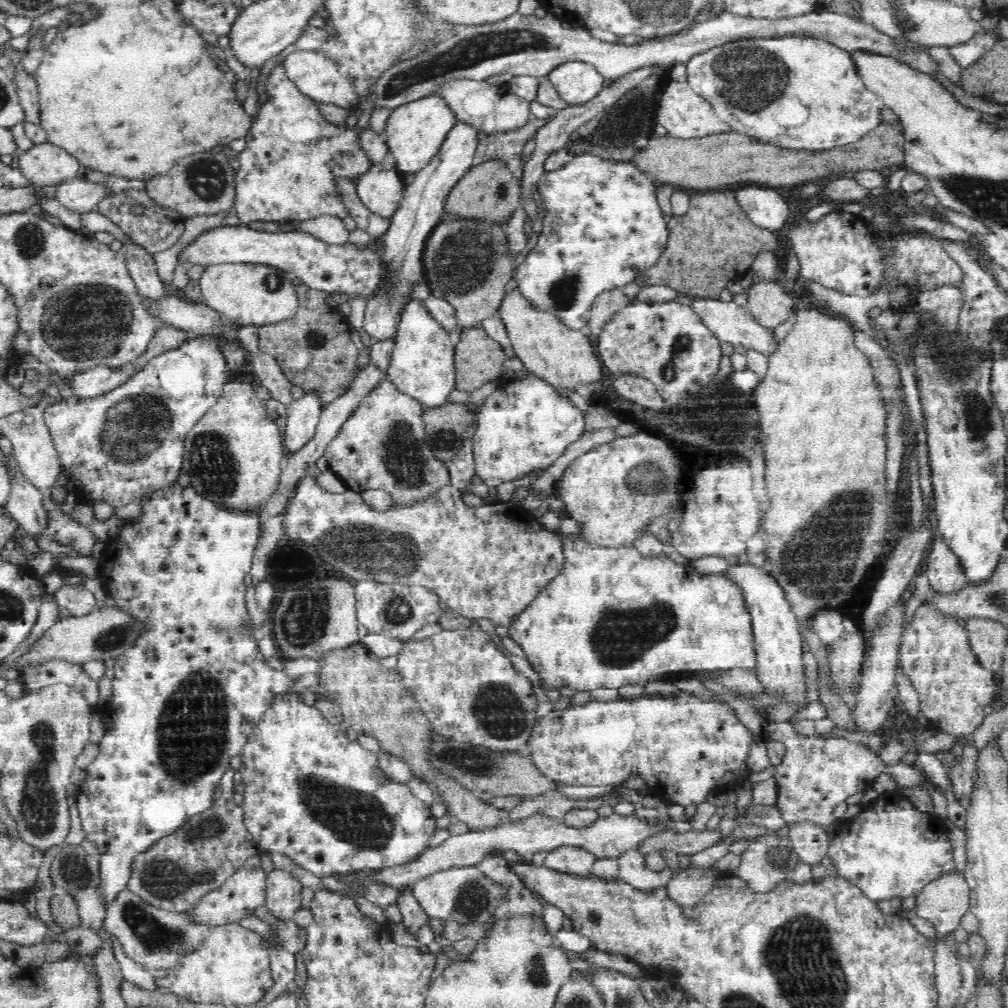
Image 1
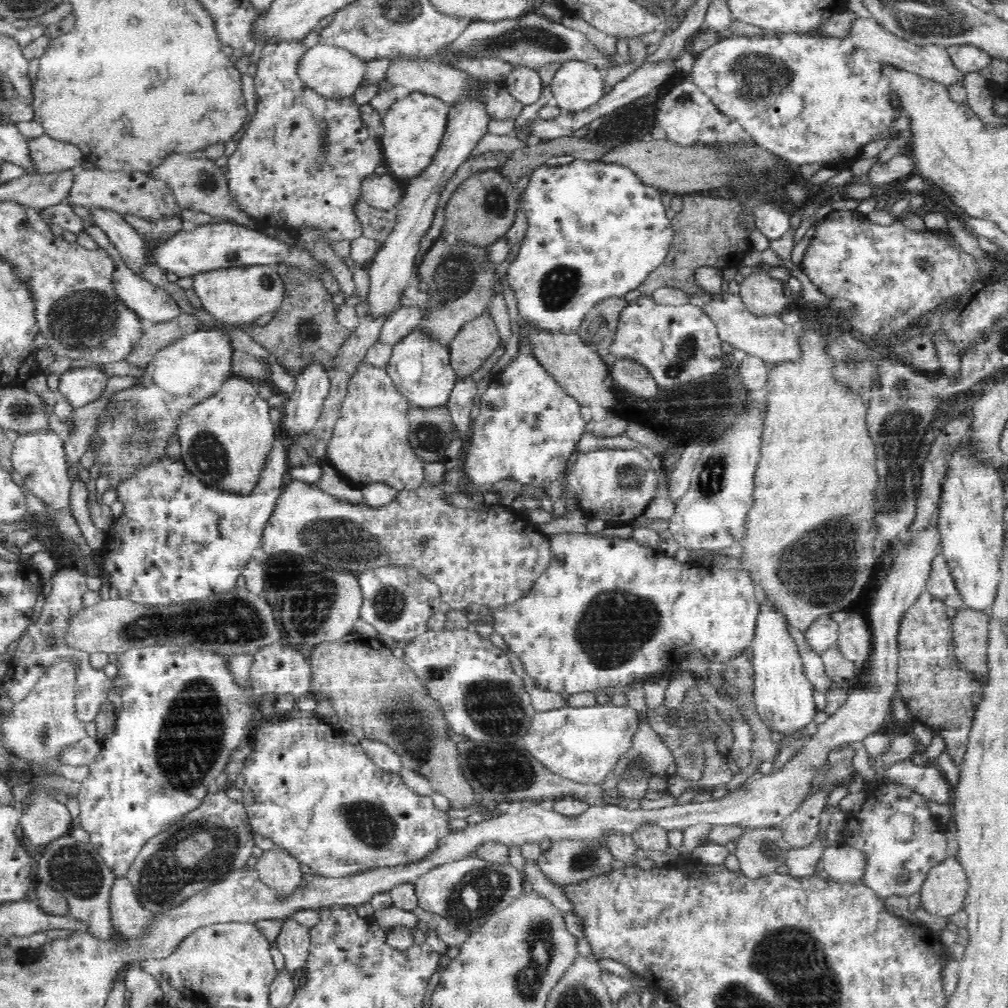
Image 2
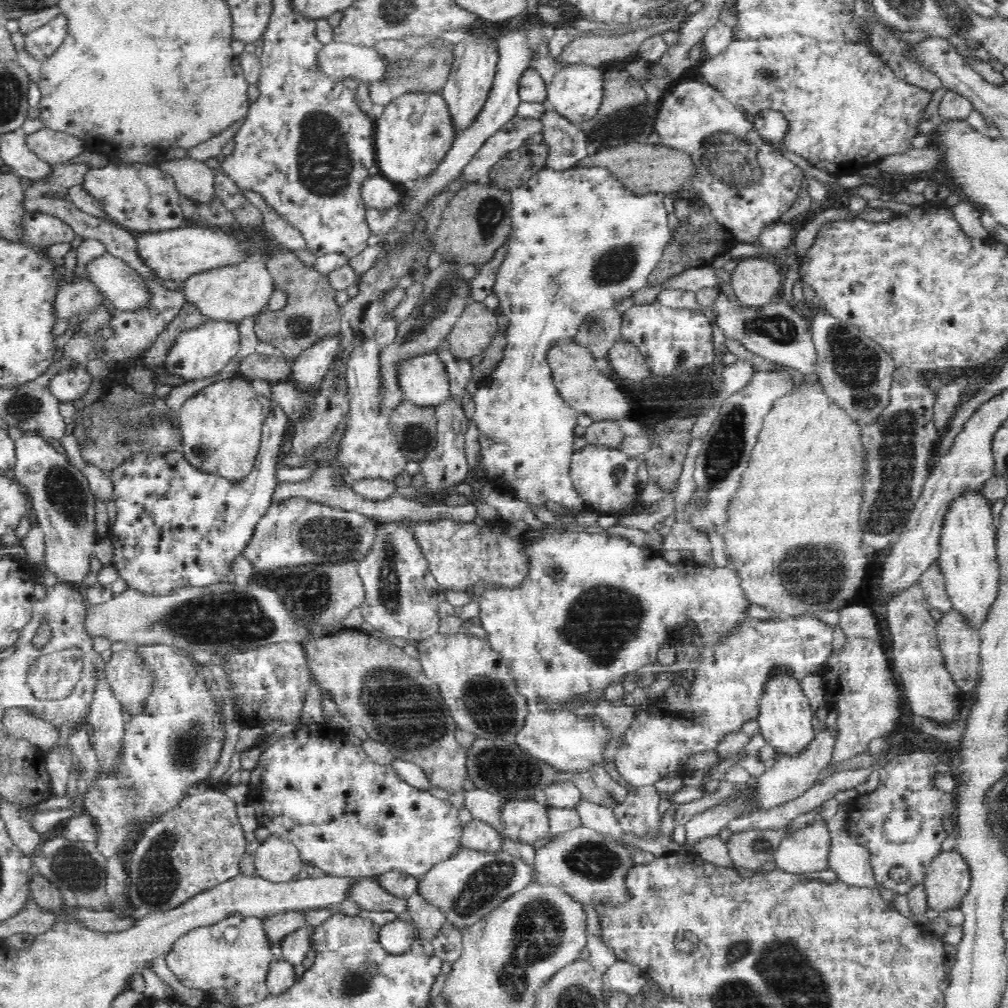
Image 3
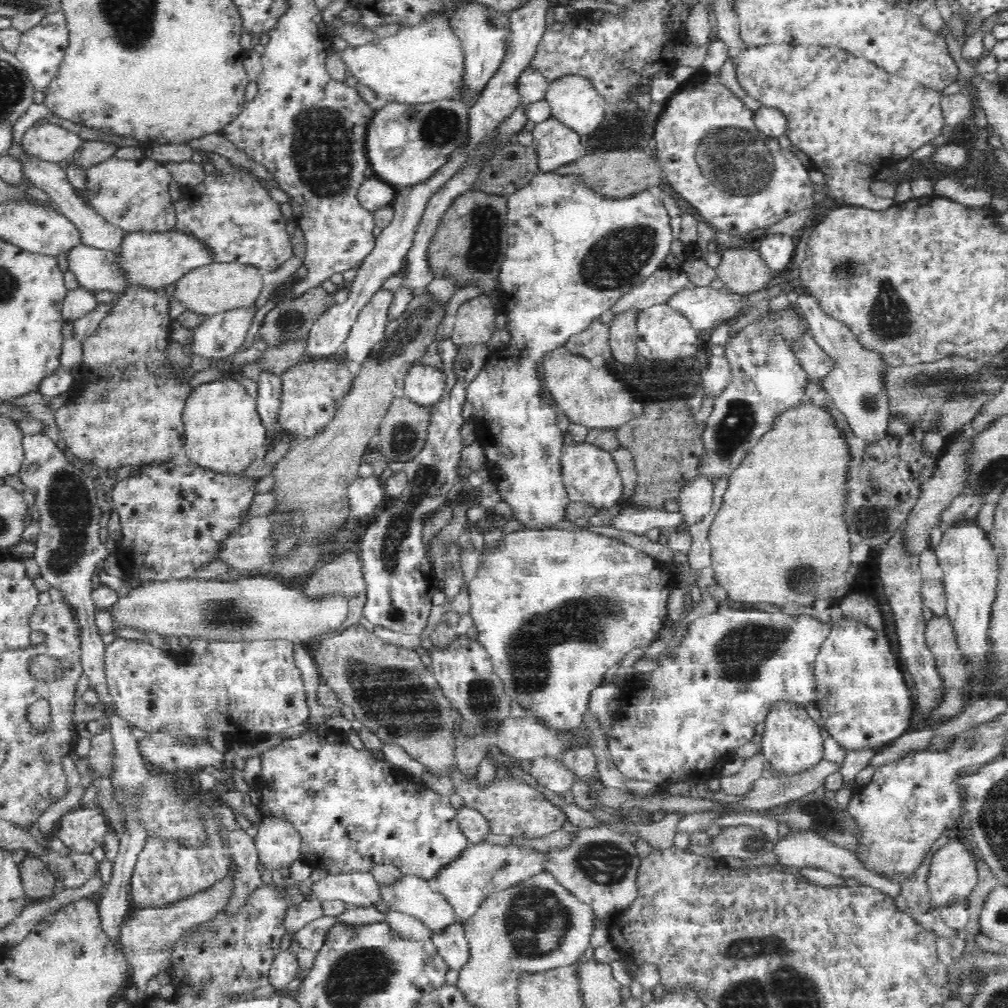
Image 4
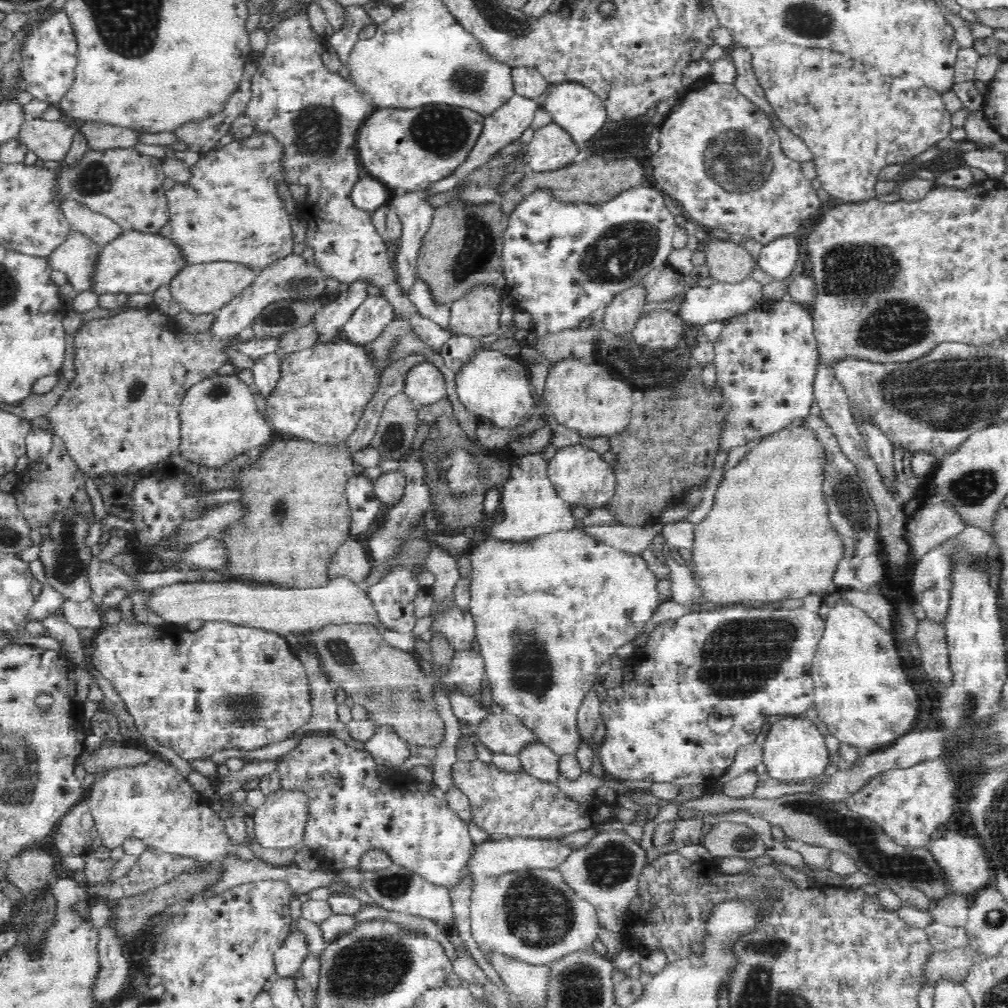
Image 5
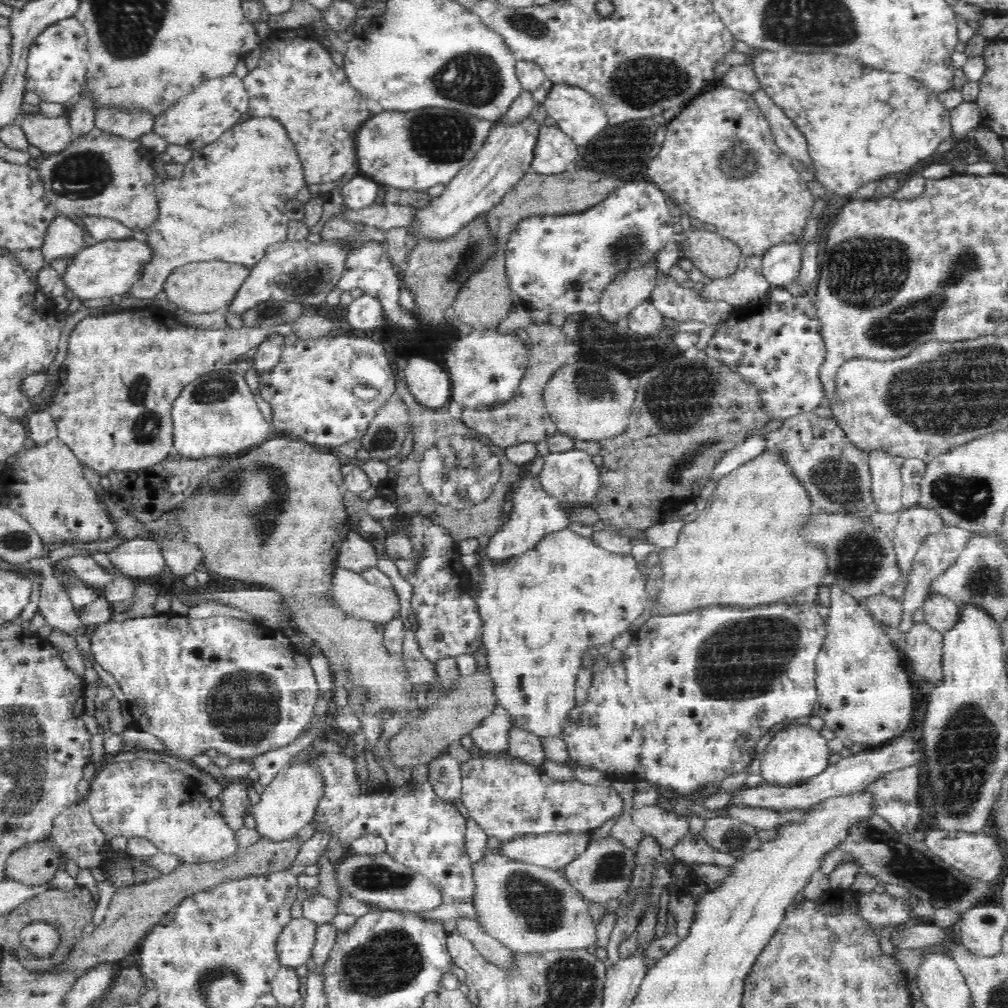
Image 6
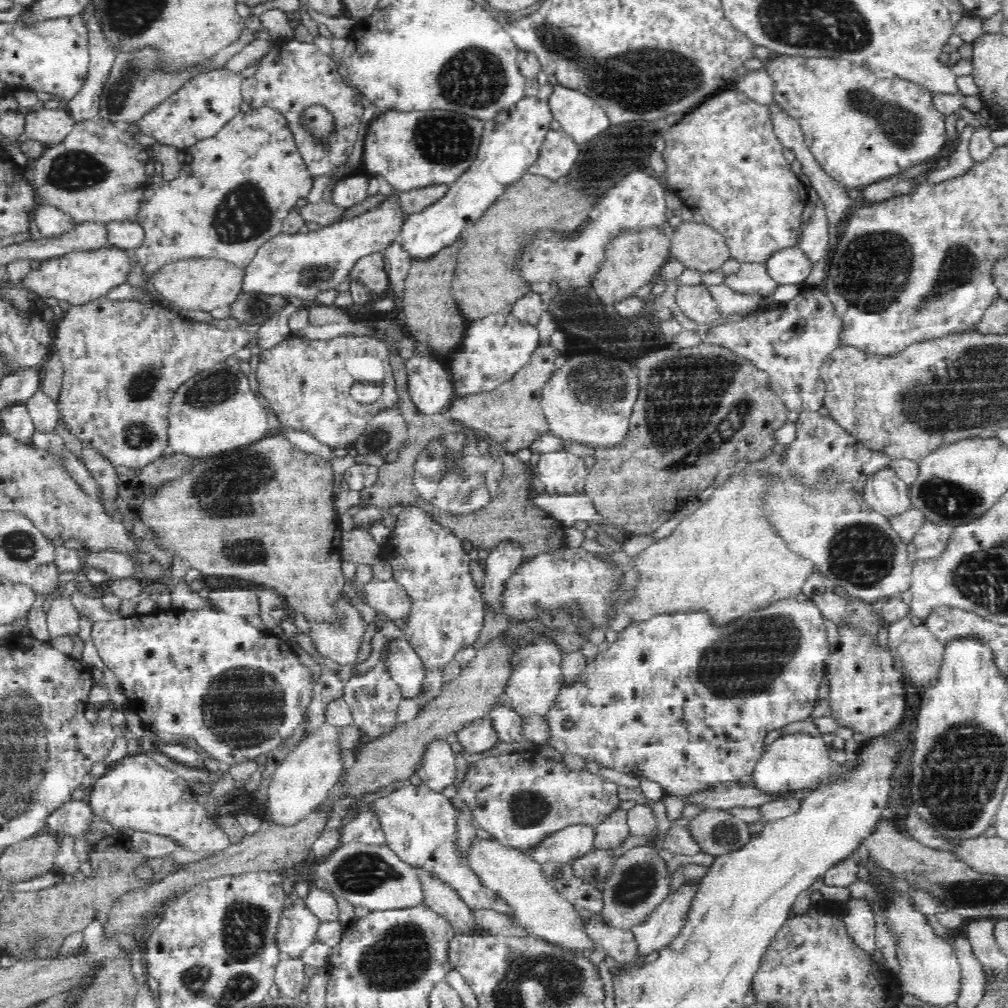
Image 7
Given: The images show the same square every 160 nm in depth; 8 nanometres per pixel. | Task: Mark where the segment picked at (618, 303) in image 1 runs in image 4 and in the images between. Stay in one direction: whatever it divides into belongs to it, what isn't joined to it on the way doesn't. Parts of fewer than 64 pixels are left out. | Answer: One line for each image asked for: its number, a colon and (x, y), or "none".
2: (597, 329)
3: (600, 329)
4: (589, 343)

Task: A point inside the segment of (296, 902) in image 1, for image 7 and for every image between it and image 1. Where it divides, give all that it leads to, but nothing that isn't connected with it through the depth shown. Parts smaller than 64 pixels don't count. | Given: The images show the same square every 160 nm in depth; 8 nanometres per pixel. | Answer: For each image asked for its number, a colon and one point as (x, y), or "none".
2: (279, 869)
3: (277, 859)
4: (278, 842)
5: (279, 823)
6: (289, 801)
7: (303, 780)

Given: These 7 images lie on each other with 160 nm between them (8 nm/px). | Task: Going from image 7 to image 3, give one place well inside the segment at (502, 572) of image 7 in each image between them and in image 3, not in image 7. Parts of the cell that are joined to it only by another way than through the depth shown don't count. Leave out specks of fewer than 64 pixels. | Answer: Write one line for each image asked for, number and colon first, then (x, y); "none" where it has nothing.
3: (579, 243)
4: (571, 255)
5: (532, 508)
6: (534, 514)

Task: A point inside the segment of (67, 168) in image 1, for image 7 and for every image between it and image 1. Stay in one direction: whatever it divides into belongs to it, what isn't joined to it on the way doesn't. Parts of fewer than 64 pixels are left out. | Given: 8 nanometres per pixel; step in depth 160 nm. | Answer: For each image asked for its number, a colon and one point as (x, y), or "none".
2: (50, 155)
3: (55, 147)
4: (48, 142)
5: (51, 141)
6: (50, 135)
7: (48, 126)

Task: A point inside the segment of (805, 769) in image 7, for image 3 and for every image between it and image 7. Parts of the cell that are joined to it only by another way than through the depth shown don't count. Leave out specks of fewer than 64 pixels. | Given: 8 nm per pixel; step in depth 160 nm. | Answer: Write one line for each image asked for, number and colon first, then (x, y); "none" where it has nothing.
3: (785, 719)
4: (791, 742)
5: (794, 750)
6: (797, 753)

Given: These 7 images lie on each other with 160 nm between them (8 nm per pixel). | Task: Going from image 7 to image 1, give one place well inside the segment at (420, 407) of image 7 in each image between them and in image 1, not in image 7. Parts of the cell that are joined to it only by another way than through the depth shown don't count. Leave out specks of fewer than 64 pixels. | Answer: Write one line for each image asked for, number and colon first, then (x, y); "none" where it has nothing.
1: (422, 366)
2: (421, 372)
3: (424, 381)
4: (424, 385)
5: (425, 384)
6: (429, 384)

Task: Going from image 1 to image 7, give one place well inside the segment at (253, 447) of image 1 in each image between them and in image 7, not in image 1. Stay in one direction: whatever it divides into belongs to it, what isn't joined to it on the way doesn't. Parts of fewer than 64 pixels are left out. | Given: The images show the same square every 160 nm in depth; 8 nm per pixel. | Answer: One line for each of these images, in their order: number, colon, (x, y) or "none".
2: (224, 439)
3: (221, 425)
4: (224, 432)
5: (218, 417)
6: (216, 415)
7: (199, 426)

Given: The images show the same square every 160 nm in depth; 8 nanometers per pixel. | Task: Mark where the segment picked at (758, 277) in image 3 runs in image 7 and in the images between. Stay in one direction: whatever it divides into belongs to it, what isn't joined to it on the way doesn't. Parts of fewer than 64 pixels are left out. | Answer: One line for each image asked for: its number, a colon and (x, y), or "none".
4: (743, 271)
5: (729, 262)
6: (715, 256)
7: (695, 245)

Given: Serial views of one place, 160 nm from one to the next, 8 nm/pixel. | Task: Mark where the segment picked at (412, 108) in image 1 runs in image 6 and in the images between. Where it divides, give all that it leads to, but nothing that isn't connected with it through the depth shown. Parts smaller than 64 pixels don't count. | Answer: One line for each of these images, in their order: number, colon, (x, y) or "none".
2: (414, 126)
3: (412, 137)
4: (406, 144)
5: (406, 150)
6: (416, 150)

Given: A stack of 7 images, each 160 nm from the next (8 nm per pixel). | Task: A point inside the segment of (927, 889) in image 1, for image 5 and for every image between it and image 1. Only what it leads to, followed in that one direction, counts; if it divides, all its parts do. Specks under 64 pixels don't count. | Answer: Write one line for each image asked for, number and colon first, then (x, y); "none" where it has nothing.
2: (942, 894)
3: (948, 880)
4: (953, 874)
5: (965, 861)

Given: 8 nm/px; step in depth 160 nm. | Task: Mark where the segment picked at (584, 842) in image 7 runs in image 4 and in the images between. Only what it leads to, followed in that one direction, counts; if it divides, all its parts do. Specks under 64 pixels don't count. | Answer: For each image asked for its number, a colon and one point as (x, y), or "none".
4: (483, 867)
5: (492, 858)
6: (553, 850)

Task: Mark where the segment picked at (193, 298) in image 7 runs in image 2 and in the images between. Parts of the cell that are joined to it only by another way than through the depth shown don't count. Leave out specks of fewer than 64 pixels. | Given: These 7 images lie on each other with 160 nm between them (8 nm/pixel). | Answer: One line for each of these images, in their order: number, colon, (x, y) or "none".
2: (235, 296)
3: (232, 292)
4: (216, 287)
5: (203, 288)
6: (209, 286)

